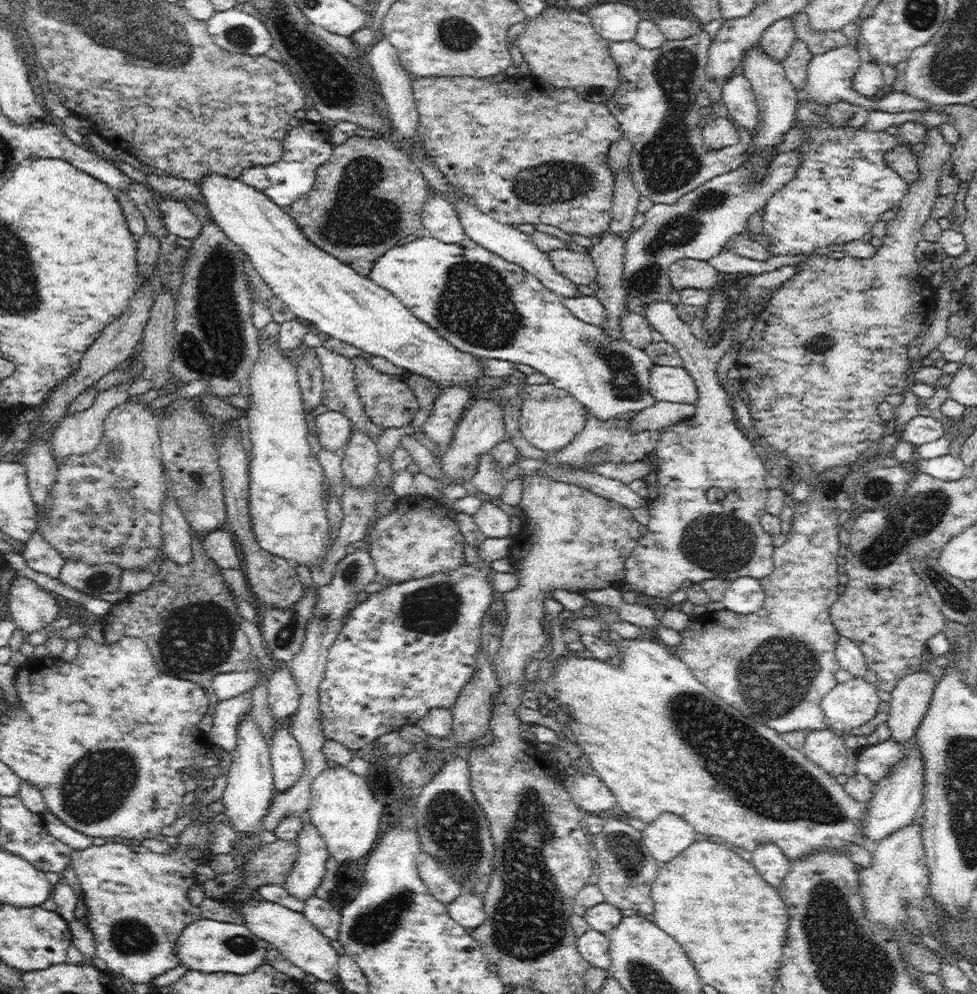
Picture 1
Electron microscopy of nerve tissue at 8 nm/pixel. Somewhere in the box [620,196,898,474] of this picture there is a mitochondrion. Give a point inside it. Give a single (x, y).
(818, 344)

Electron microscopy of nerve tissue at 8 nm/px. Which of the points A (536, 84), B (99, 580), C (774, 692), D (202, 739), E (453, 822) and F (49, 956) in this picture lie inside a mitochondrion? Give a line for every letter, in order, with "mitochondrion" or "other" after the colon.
A: other
B: mitochondrion
C: mitochondrion
D: other
E: mitochondrion
F: other

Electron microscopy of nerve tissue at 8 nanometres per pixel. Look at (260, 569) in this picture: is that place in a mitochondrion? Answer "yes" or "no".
no

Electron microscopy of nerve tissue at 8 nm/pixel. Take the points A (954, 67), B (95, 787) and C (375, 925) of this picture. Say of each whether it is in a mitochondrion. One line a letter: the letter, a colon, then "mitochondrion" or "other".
A: mitochondrion
B: mitochondrion
C: mitochondrion

